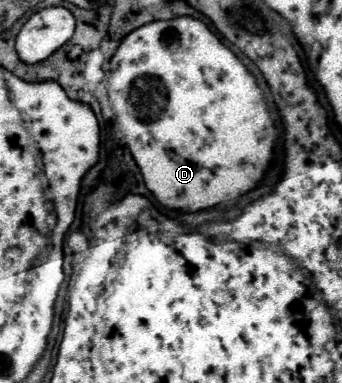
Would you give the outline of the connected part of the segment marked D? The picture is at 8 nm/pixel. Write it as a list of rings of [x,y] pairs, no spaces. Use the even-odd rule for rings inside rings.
[[[180,16],[180,18],[172,18],[172,20],[158,20],[158,22],[150,22],[146,26],[136,28],[134,32],[130,32],[118,46],[116,54],[110,60],[110,82],[108,82],[108,98],[110,98],[110,106],[116,114],[116,120],[120,124],[120,130],[126,134],[128,140],[128,148],[144,176],[146,188],[158,198],[160,204],[164,204],[166,208],[174,208],[174,210],[186,210],[186,212],[200,212],[206,208],[216,208],[216,206],[230,206],[234,204],[242,194],[250,192],[262,178],[266,166],[272,160],[272,148],[274,148],[274,122],[268,114],[268,106],[262,98],[262,92],[254,80],[254,76],[246,70],[246,66],[208,30],[208,26],[202,20],[190,18],[190,16]]]

